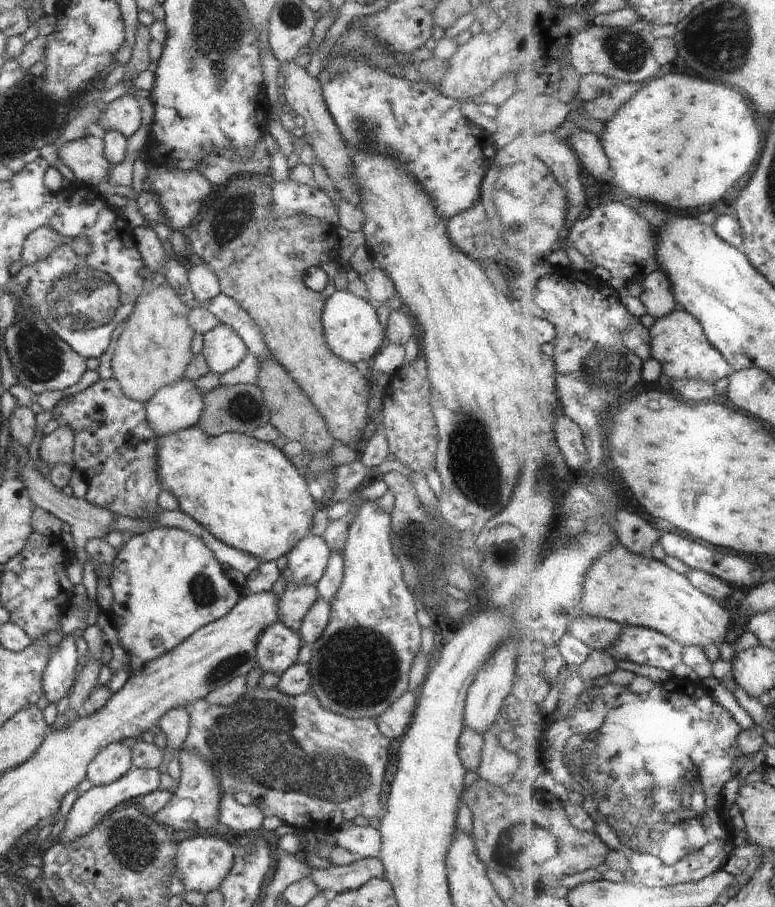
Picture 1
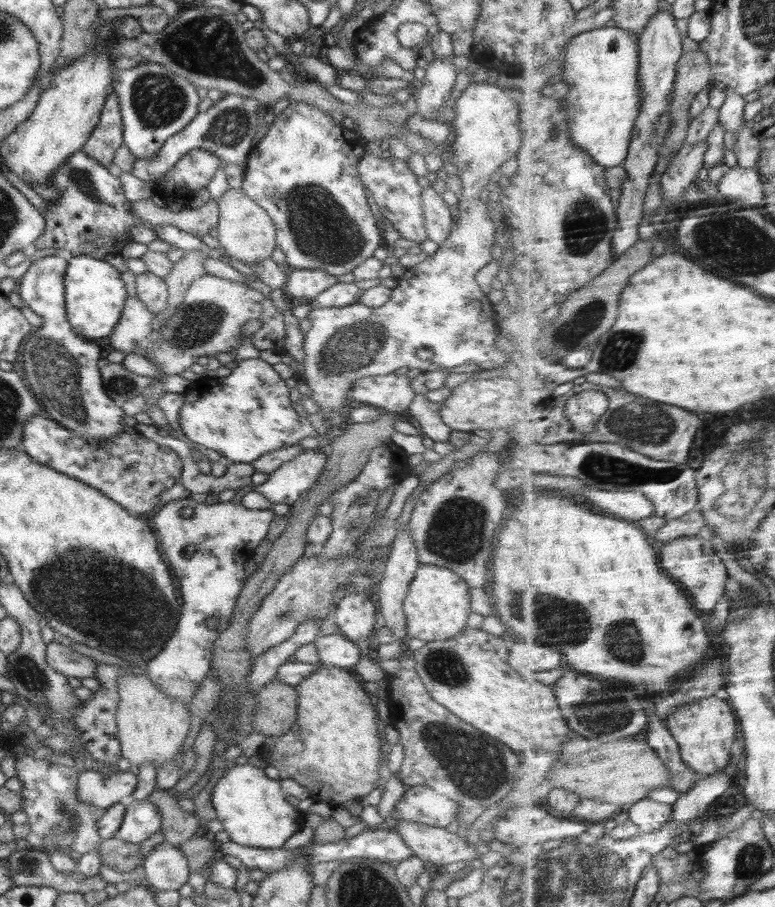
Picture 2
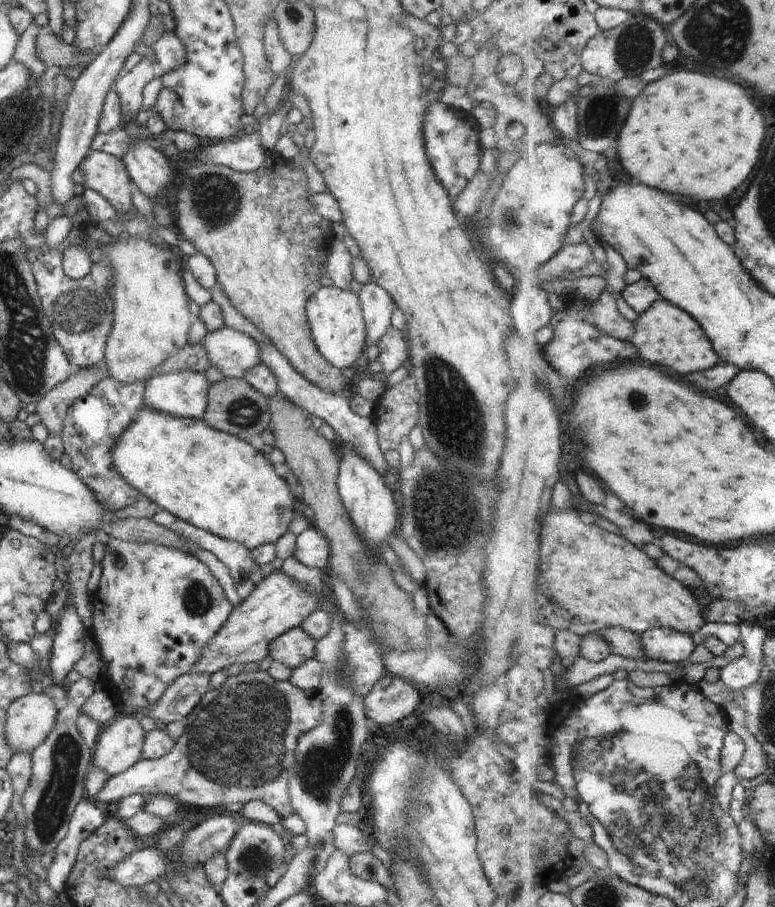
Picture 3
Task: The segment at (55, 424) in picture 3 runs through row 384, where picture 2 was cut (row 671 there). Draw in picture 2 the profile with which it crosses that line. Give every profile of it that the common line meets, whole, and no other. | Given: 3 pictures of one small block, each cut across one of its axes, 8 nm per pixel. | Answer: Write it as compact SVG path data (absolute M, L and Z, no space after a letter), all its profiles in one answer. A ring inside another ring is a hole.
M57 639L47 644L45 659L54 670L58 670L58 673L62 673L68 679L91 678L96 674L97 666L100 664L74 651L71 644L62 645Z

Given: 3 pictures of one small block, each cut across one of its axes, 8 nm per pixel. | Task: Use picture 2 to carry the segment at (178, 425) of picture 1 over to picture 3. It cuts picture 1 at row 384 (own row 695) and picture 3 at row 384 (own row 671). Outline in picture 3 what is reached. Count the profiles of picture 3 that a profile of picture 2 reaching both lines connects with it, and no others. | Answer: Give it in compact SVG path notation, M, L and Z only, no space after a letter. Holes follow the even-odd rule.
M191 370L160 374L146 380L143 403L162 413L204 419L211 384L204 373Z

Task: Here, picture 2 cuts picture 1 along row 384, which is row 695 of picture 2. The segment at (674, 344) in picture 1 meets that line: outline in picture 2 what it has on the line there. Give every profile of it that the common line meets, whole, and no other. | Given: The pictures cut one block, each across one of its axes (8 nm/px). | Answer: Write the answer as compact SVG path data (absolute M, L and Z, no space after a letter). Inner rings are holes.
M722 694L686 704L686 708L669 718L668 727L680 743L683 759L702 776L716 774L732 764L734 744L738 738L735 712L731 701Z

